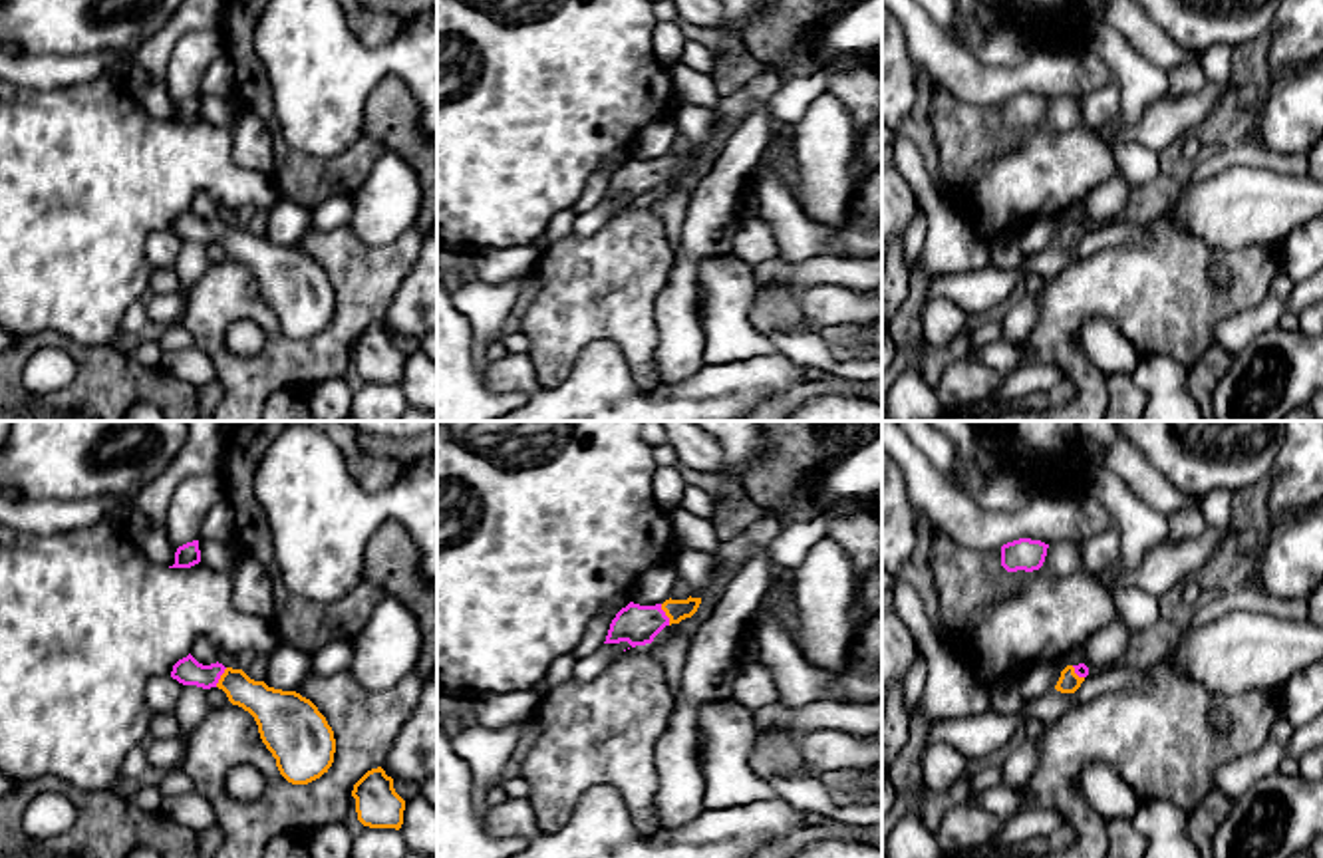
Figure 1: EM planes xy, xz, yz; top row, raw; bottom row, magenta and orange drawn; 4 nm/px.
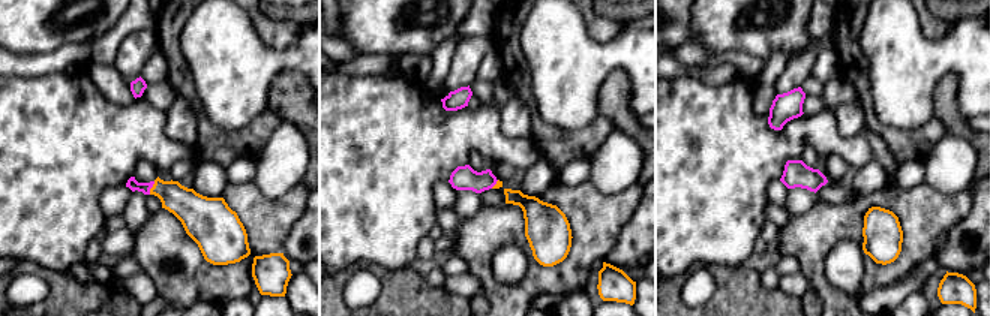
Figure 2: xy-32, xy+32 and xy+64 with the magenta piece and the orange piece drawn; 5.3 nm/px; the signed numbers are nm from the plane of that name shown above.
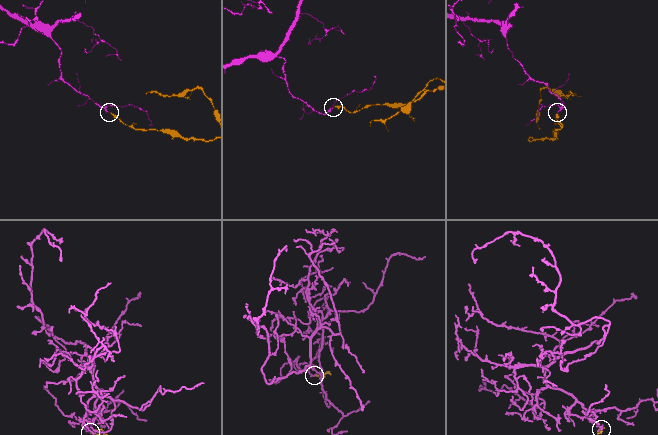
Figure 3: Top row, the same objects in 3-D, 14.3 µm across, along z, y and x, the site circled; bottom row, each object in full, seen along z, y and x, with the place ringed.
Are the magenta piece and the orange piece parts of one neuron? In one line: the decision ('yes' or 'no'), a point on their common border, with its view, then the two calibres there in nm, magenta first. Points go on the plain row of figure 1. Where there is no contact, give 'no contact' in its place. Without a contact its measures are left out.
yes | xz (664, 169) | 160/90 nm

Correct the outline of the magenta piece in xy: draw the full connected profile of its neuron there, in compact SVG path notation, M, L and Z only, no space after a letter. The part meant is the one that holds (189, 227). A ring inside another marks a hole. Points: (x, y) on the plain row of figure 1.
M191 209L173 220L171 232L183 240L219 242L232 260L248 266L288 338L308 340L332 322L334 286L318 262L300 248L268 242L219 216L203 220Z

